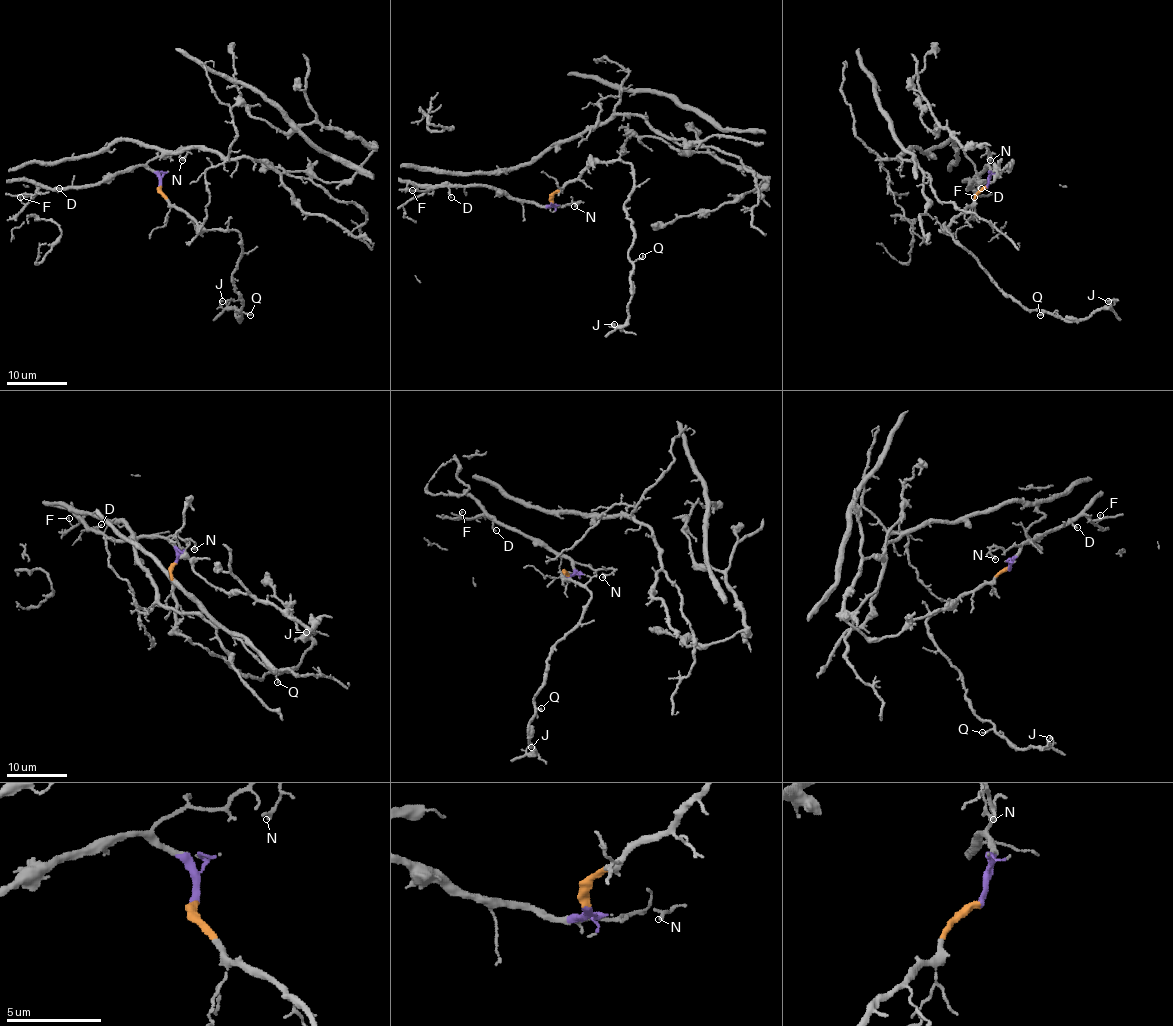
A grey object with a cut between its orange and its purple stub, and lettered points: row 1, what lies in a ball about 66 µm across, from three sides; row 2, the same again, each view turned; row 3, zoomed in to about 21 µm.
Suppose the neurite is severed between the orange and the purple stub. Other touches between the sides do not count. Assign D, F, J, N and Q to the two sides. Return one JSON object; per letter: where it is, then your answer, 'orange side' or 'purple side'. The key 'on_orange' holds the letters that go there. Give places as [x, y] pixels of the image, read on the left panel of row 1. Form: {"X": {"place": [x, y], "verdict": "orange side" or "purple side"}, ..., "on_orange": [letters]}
{"D": {"place": [59, 188], "verdict": "purple side"}, "F": {"place": [20, 197], "verdict": "purple side"}, "J": {"place": [222, 301], "verdict": "orange side"}, "N": {"place": [182, 160], "verdict": "purple side"}, "Q": {"place": [250, 315], "verdict": "orange side"}, "on_orange": ["J", "Q"]}

